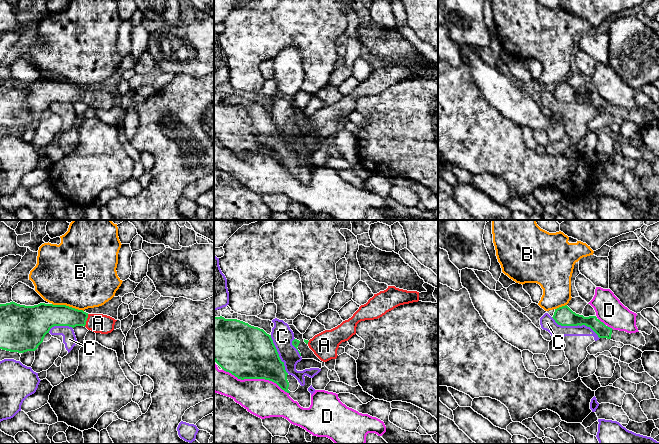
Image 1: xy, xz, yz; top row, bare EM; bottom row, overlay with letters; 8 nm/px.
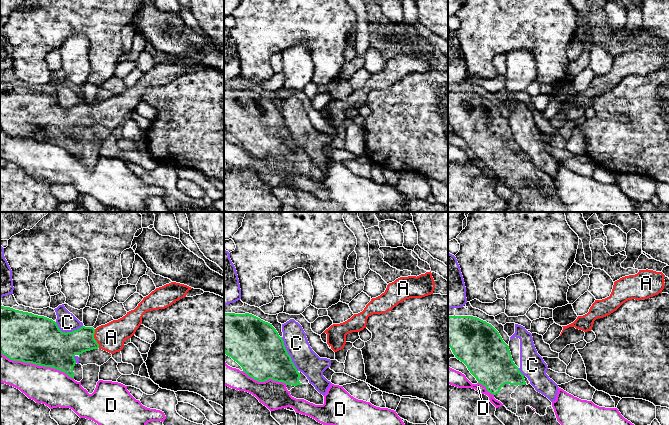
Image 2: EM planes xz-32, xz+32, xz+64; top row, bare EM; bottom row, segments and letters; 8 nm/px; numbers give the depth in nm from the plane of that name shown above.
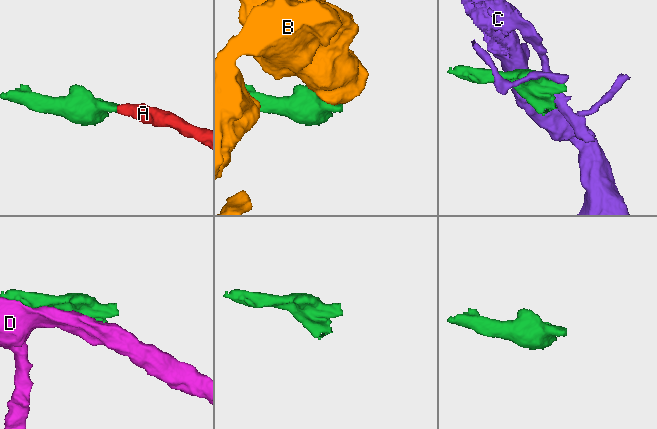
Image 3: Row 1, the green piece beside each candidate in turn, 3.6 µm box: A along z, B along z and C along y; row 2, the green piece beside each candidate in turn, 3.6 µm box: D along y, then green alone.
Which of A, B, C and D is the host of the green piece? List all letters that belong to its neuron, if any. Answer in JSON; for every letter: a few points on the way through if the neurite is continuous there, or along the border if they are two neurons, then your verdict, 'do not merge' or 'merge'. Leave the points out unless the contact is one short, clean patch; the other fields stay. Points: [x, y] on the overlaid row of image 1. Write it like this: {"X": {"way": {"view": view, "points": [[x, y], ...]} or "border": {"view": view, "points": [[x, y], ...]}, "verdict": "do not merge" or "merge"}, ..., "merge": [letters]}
{"A": {"way": {"view": "xy", "points": [[56, 315], [78, 317], [86, 320], [98, 323]]}, "verdict": "merge"}, "B": {"verdict": "do not merge"}, "C": {"verdict": "do not merge"}, "D": {"verdict": "do not merge"}, "merge": ["A"]}

